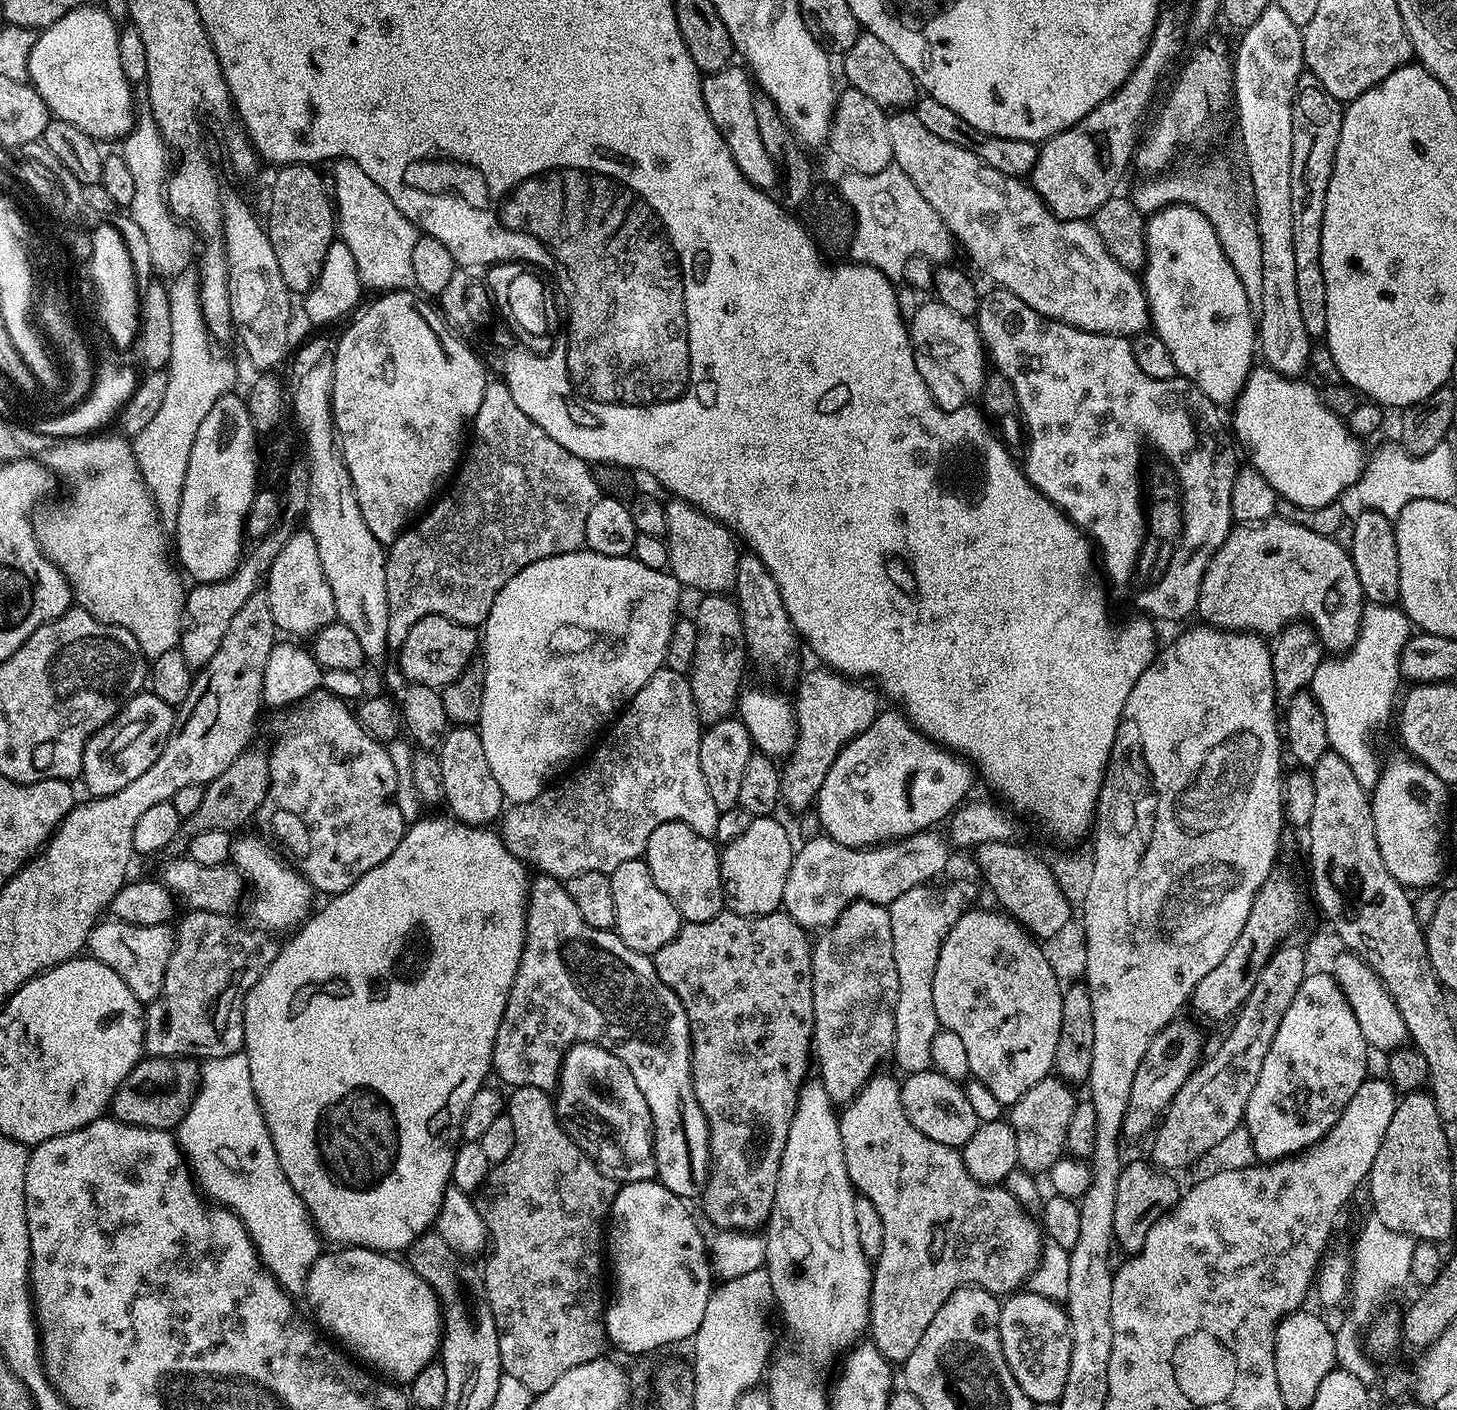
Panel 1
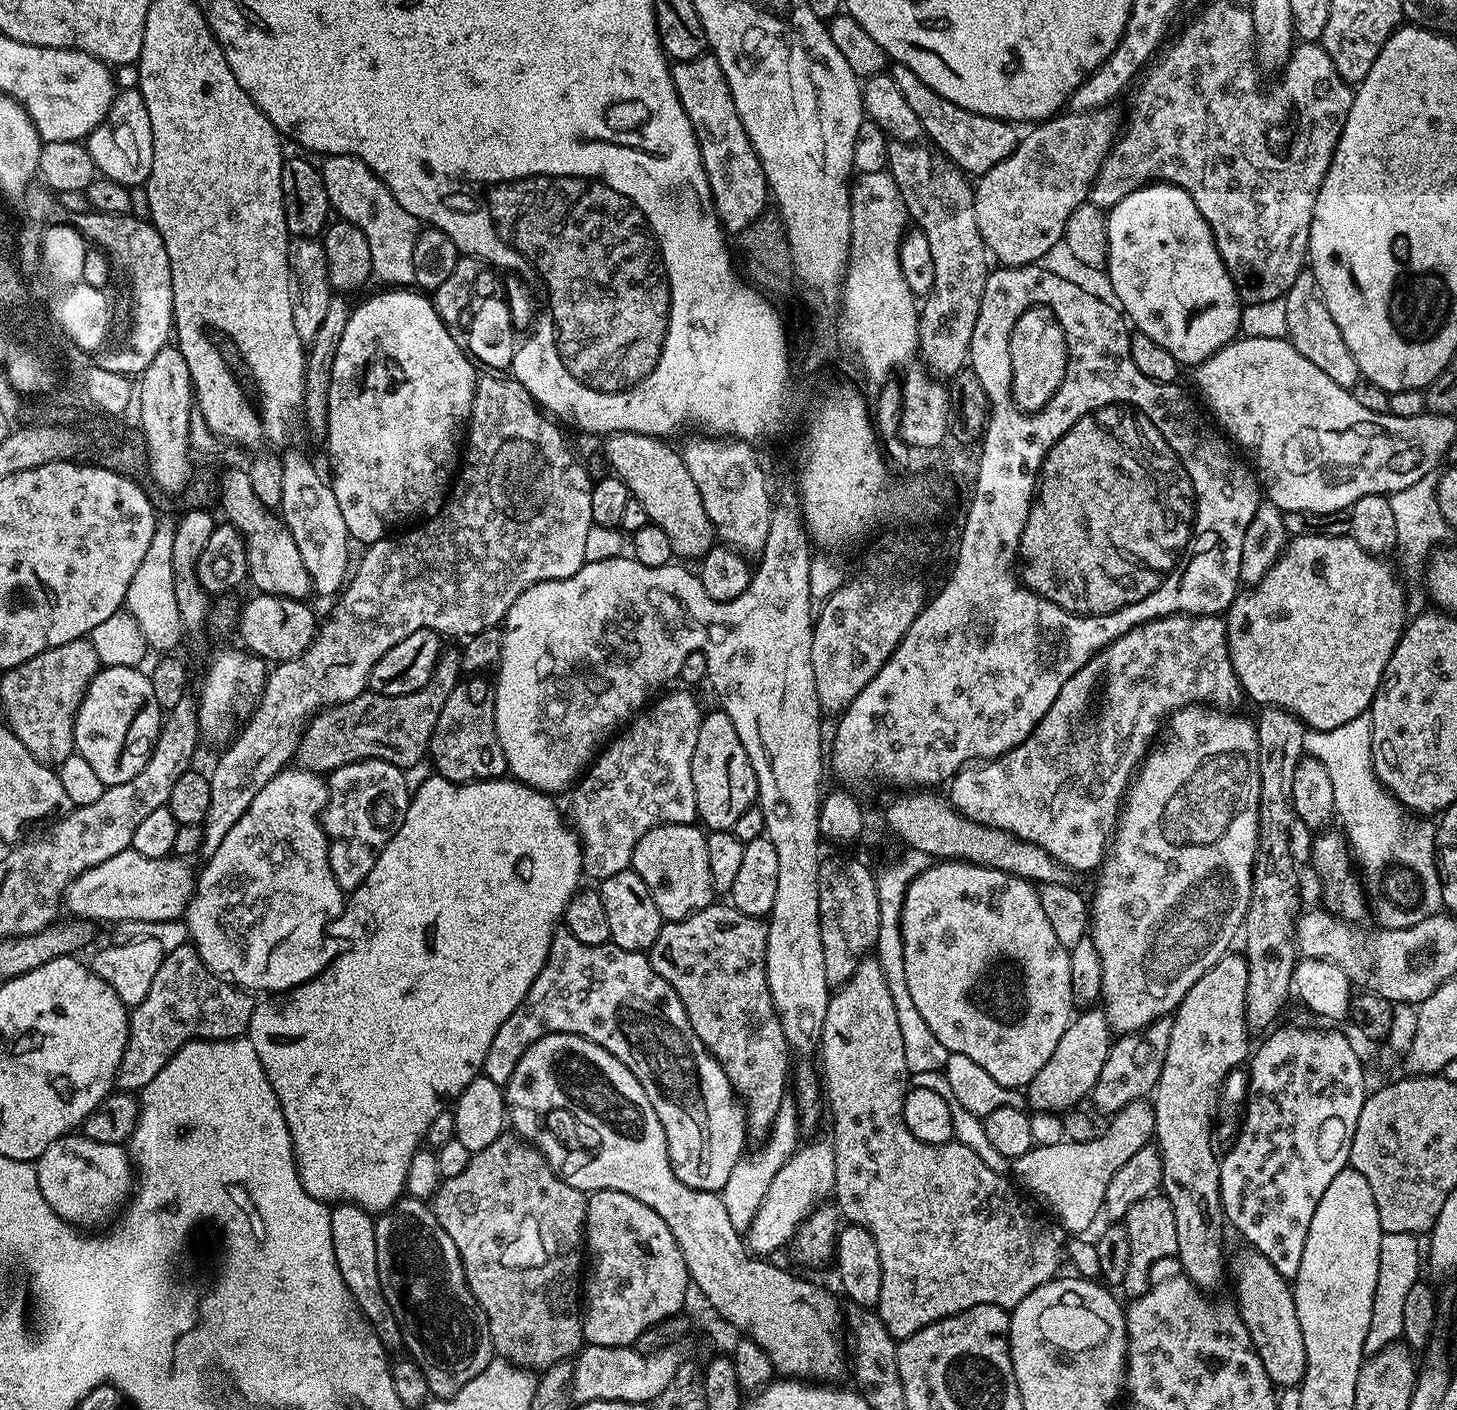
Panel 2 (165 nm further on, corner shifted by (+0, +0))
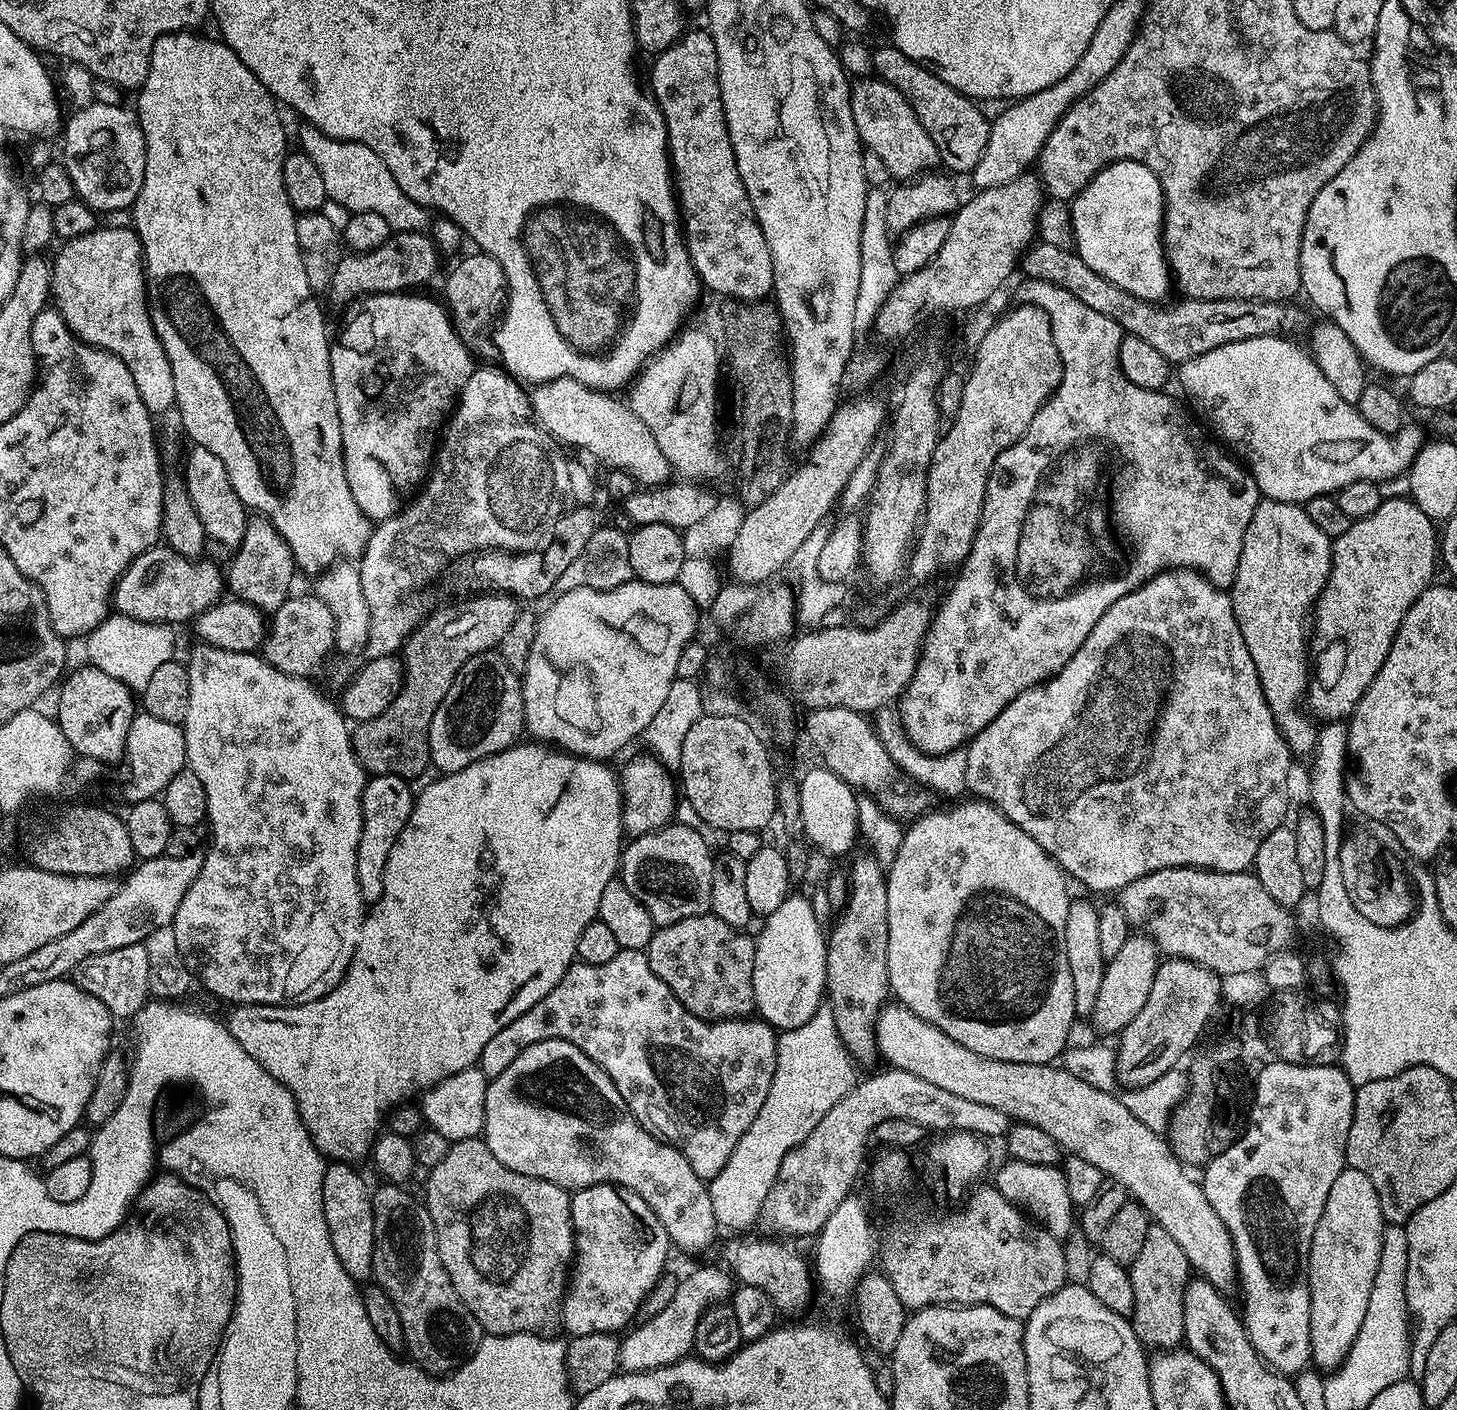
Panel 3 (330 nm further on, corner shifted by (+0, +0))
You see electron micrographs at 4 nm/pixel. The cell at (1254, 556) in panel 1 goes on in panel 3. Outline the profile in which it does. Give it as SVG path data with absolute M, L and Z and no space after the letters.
M1410 498L1385 499L1378 506L1378 510L1374 510L1374 514L1370 514L1361 520L1353 520L1350 530L1346 530L1346 534L1333 539L1332 569L1320 599L1314 605L1314 635L1310 640L1310 648L1314 653L1314 675L1311 677L1306 693L1306 708L1313 717L1324 722L1340 722L1351 717L1352 711L1356 709L1358 702L1362 698L1362 694L1366 694L1370 682L1374 682L1378 670L1382 670L1382 662L1386 662L1386 654L1390 654L1390 646L1398 634L1398 626L1402 626L1402 618L1406 618L1406 610L1410 610L1412 603L1433 583L1434 577L1432 575L1436 572L1436 564L1438 568L1437 525L1429 516L1422 514L1422 510Z

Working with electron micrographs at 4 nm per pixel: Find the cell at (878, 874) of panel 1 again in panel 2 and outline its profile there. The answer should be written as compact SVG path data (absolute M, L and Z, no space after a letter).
M1177 614L1174 616L1160 616L1157 620L1148 620L1137 628L1131 628L1126 634L1122 634L1114 642L1110 642L1100 652L1096 652L1062 686L1058 698L1054 698L1054 706L1046 710L1042 722L1029 736L1018 746L1014 746L1004 756L996 756L992 760L985 760L975 766L965 766L952 777L947 785L946 792L952 801L952 807L958 809L966 818L970 818L979 824L985 824L998 830L1006 830L1026 842L1034 842L1034 846L1042 846L1046 854L1058 858L1065 866L1072 869L1073 873L1095 873L1104 863L1104 857L1110 848L1113 832L1116 831L1116 819L1120 816L1120 805L1124 802L1124 794L1128 791L1146 753L1153 747L1157 739L1156 731L1160 723L1167 721L1173 712L1179 708L1200 706L1207 702L1212 706L1232 706L1236 699L1241 699L1242 689L1234 672L1234 666L1228 653L1228 631L1224 629L1224 620L1219 615L1214 616L1190 616Z

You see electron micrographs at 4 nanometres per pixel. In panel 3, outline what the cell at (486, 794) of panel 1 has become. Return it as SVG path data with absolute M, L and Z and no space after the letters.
M499 651L479 652L466 662L466 666L462 666L462 670L458 670L450 690L446 690L446 698L442 698L442 706L438 706L434 713L434 722L430 722L431 767L439 768L444 774L457 772L482 758L511 748L524 731L524 686L521 677L506 666Z

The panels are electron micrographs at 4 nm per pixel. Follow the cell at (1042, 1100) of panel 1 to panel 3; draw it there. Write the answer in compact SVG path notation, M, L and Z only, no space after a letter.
M1132 934L1129 935L1126 942L1122 942L1122 950L1118 950L1118 954L1114 954L1114 958L1104 965L1102 987L1098 990L1098 999L1094 1001L1094 1010L1090 1017L1090 1023L1102 1035L1115 1037L1123 1032L1126 1026L1130 1026L1130 1022L1134 1022L1138 1010L1142 1010L1142 1006L1146 1006L1146 998L1150 998L1150 986L1154 986L1154 978L1161 963L1162 953L1150 937L1143 934Z

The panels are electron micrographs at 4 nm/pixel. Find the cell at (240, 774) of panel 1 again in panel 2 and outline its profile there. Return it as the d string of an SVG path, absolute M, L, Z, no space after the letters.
M445 647L441 651L440 663L437 664L430 682L426 686L422 686L422 690L401 696L383 696L377 692L366 690L361 696L350 702L335 704L333 708L325 708L317 712L304 725L304 731L300 733L294 755L295 763L299 767L317 774L334 772L337 768L359 760L381 760L403 769L414 766L419 760L423 760L429 755L428 747L430 738L434 734L434 726L438 722L438 714L442 714L442 706L446 706L446 698L450 698L454 686L460 683L461 679L460 648Z

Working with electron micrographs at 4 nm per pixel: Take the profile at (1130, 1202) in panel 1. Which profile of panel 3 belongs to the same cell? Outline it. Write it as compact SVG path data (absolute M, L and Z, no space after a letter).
M1149 1227L1142 1254L1134 1258L1128 1268L1128 1277L1130 1286L1134 1286L1134 1310L1130 1323L1140 1343L1148 1350L1161 1346L1168 1350L1181 1347L1184 1344L1184 1295L1190 1279L1190 1265L1186 1254L1182 1254L1182 1246L1178 1246L1166 1230Z

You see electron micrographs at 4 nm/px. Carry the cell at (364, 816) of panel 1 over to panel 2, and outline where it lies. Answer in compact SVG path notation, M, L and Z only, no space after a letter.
M359 760L327 773L330 802L322 809L324 833L328 835L330 870L338 878L338 886L351 894L374 870L378 854L386 850L386 842L394 838L398 826L406 818L410 799L404 769L381 760Z

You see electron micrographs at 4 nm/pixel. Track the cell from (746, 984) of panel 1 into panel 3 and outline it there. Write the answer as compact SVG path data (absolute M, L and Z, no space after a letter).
M705 914L694 918L682 918L682 922L674 922L657 927L653 931L647 946L650 970L670 986L670 990L694 1014L703 1020L738 1020L753 1015L756 1007L752 975L754 974L754 950L756 941L747 931L726 926L722 918Z

